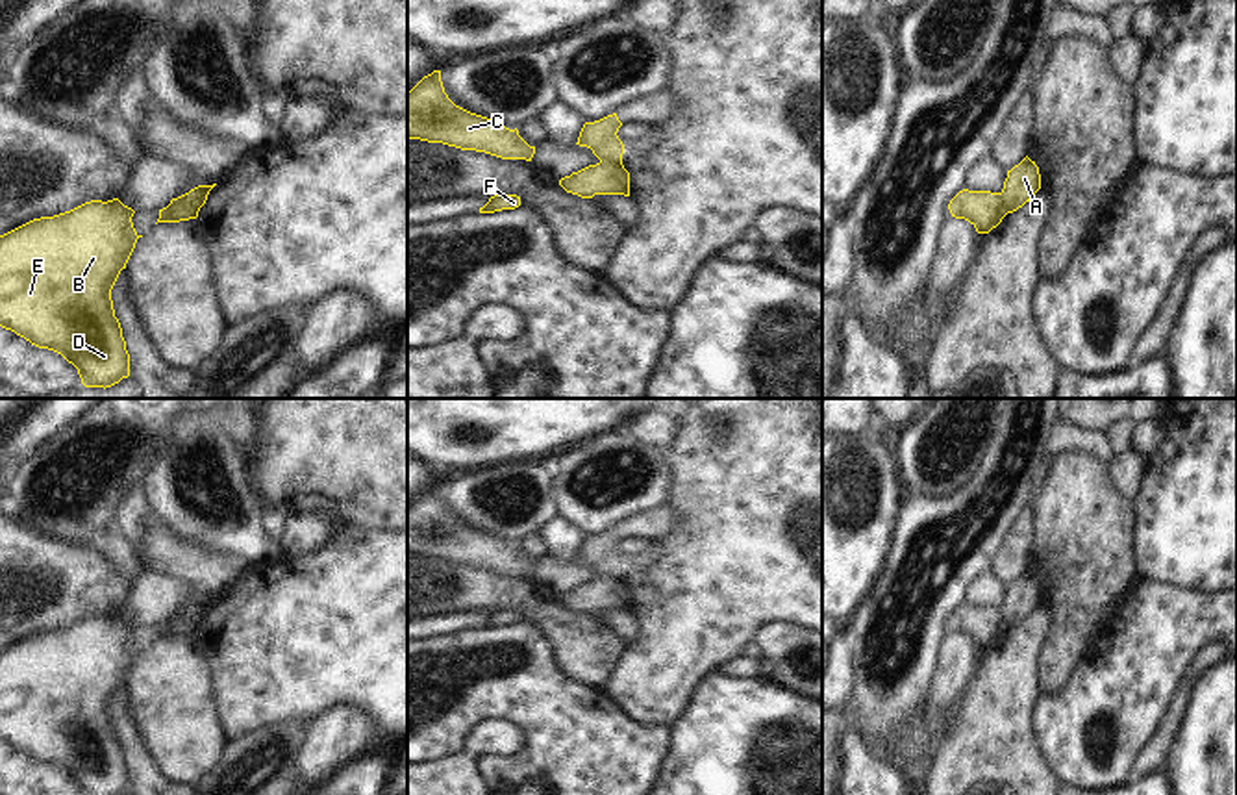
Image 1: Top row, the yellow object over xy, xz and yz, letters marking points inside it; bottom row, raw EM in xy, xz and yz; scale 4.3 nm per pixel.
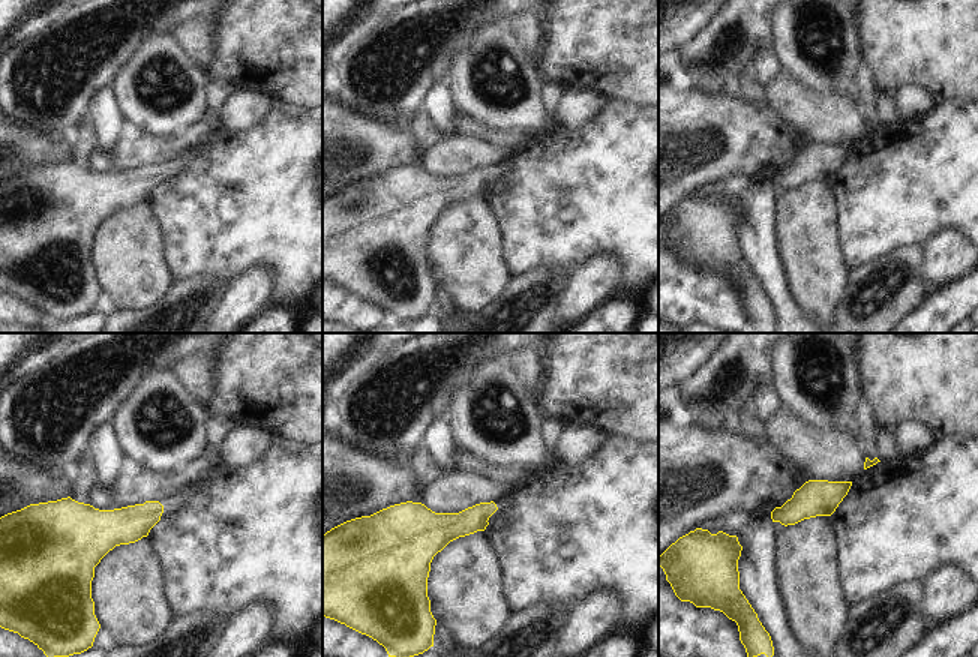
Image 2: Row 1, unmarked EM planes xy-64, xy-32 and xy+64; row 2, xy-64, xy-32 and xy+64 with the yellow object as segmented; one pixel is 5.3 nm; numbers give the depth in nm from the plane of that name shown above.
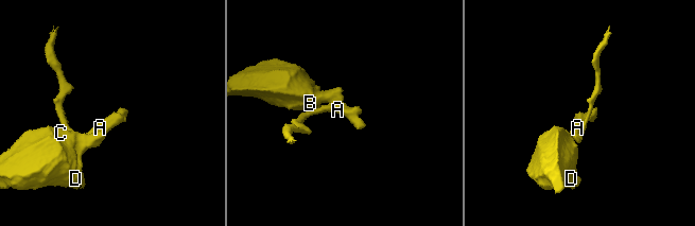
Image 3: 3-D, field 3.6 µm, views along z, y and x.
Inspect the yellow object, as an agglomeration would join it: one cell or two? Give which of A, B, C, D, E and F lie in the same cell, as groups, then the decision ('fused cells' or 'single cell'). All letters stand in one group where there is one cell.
A F / B C D E | fused cells

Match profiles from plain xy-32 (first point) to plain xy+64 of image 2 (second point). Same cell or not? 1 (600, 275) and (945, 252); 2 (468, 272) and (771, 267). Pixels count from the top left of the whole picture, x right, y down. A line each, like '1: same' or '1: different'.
1: same
2: different

